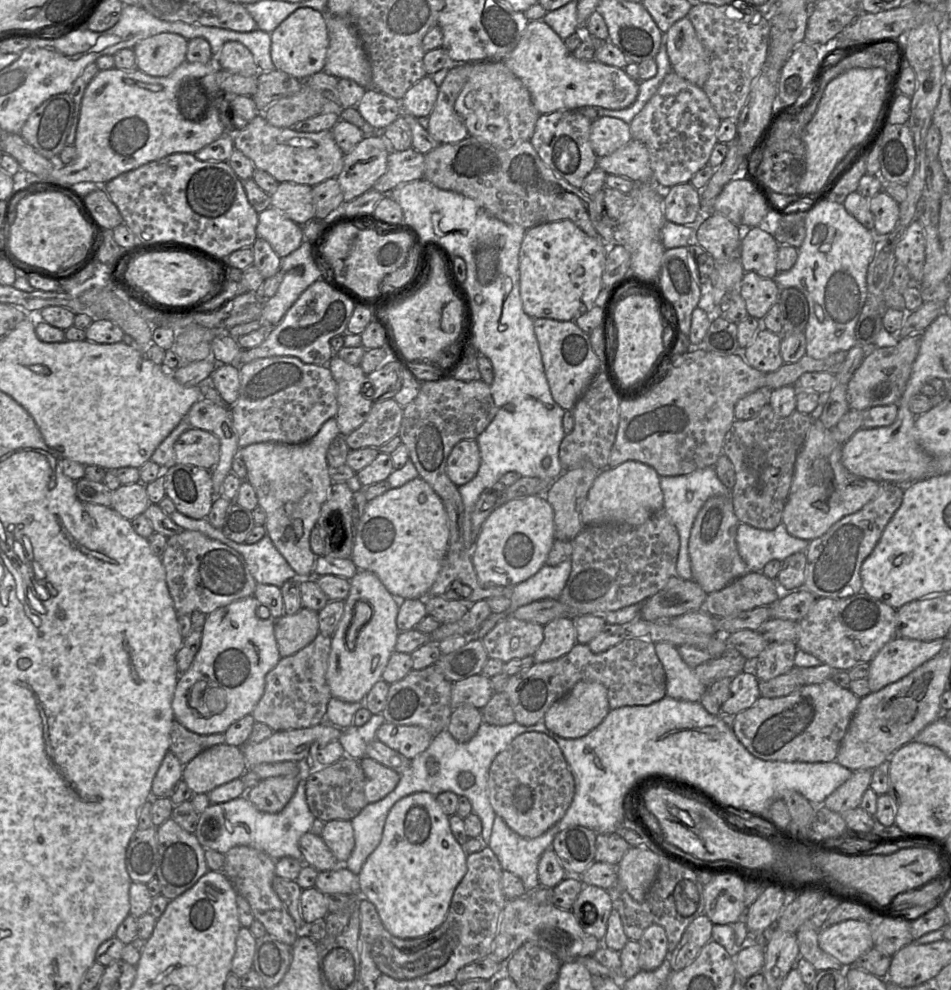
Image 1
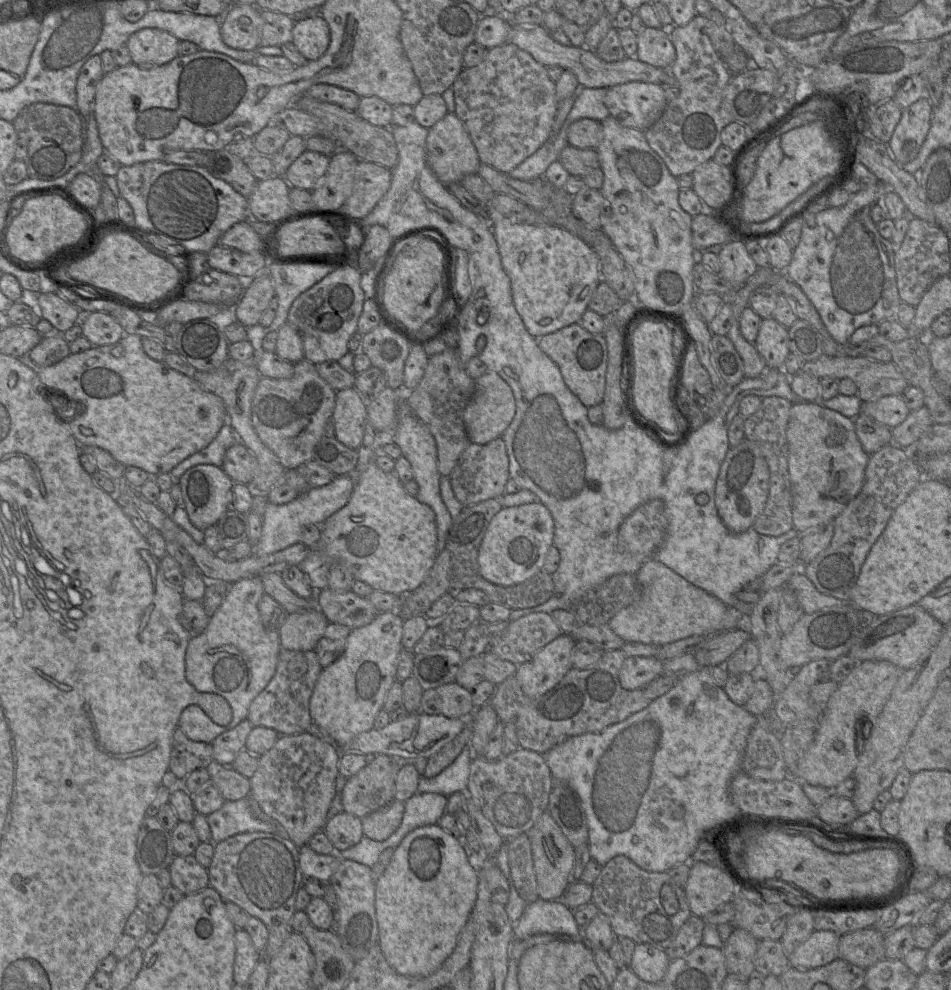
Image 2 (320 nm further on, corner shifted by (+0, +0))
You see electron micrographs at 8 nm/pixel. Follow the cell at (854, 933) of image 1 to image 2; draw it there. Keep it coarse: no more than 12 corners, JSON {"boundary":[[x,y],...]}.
{"boundary":[[814,930],[788,956],[808,970],[839,957],[840,936]]}

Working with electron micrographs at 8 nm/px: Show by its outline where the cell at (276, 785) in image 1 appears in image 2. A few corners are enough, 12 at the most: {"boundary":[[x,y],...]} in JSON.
{"boundary":[[279,735],[250,796],[297,847],[324,831],[340,749]]}

